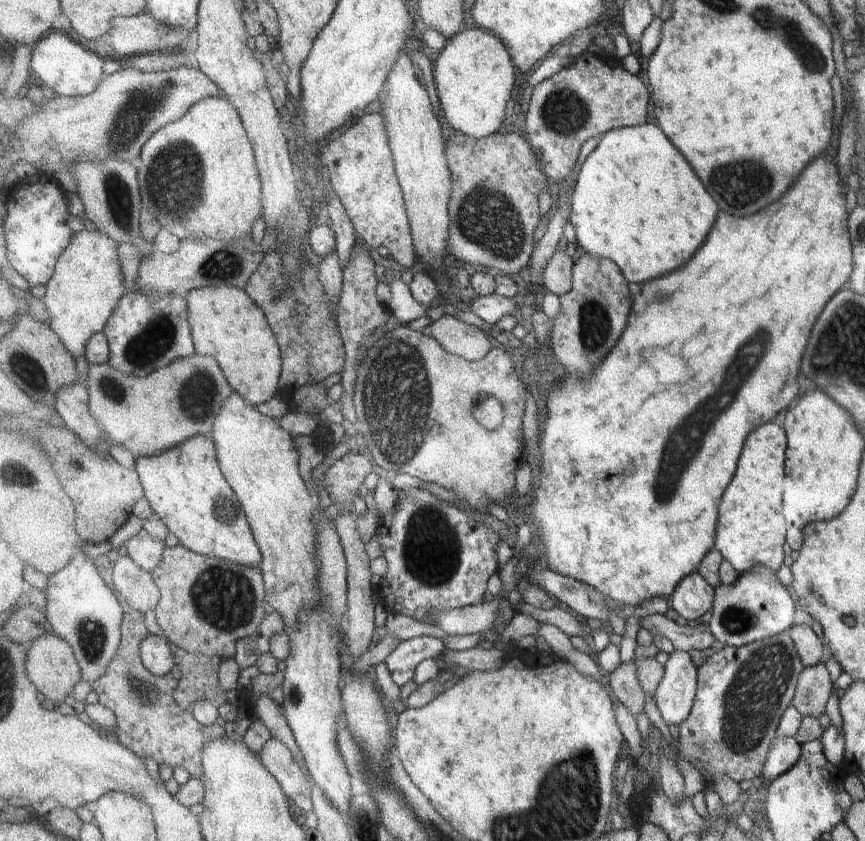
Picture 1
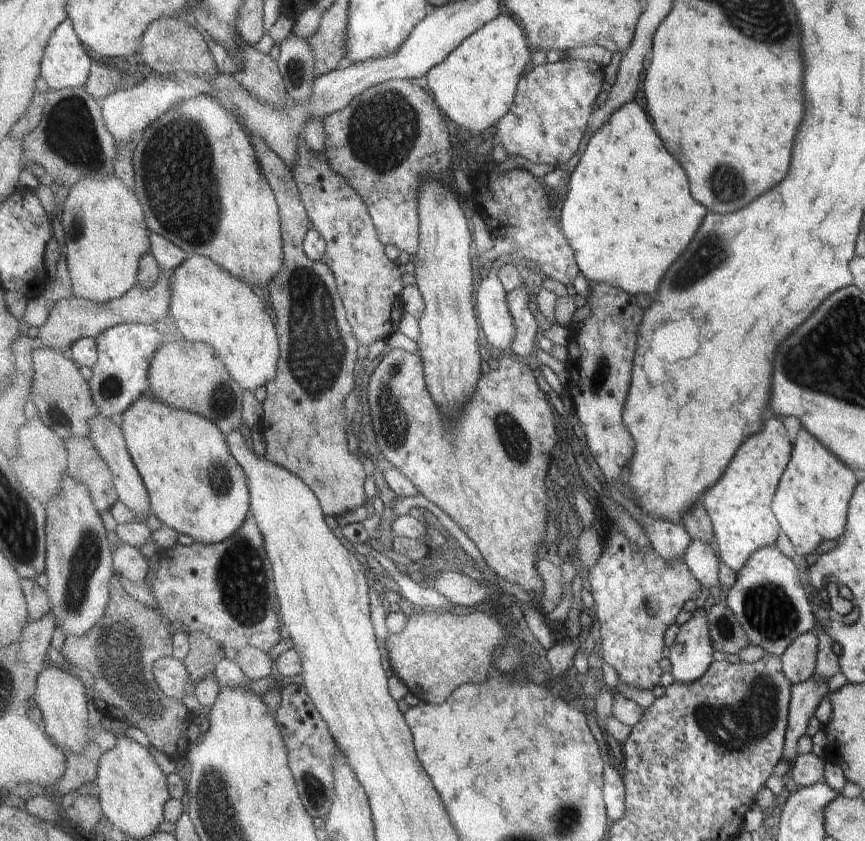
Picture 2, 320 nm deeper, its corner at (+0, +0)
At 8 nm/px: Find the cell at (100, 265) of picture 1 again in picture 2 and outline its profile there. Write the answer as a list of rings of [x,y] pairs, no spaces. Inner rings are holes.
[[[116,174],[106,179],[87,175],[61,206],[73,296],[109,303],[135,288],[142,258],[151,250],[151,232],[142,202],[132,190]]]

